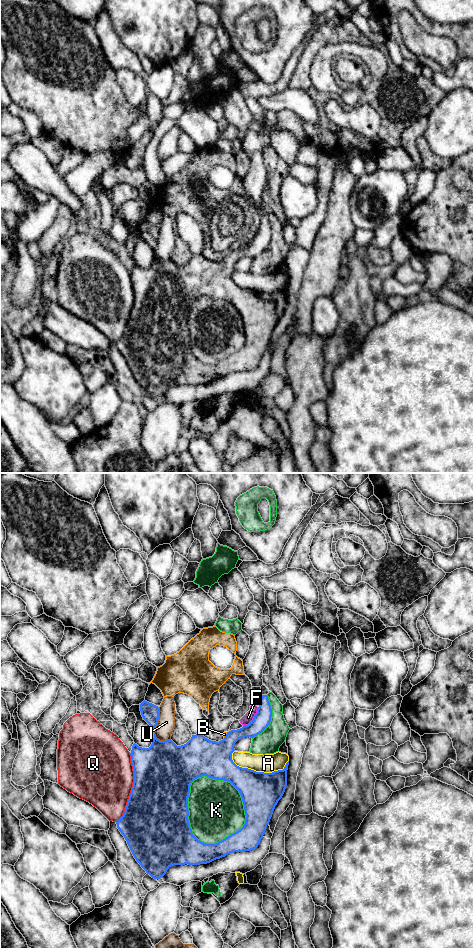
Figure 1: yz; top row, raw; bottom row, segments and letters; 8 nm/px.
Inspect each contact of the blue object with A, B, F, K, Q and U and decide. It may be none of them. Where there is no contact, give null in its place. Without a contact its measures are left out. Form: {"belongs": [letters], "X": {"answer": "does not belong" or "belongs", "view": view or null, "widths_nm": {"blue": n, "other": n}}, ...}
{"belongs": [], "A": {"answer": "does not belong", "view": "yz", "widths_nm": {"blue": 320, "other": 160}}, "B": {"answer": "does not belong", "view": "yz", "widths_nm": {"blue": 300, "other": 30}}, "F": {"answer": "does not belong", "view": "yz", "widths_nm": {"blue": 140, "other": 80}}, "K": {"answer": "does not belong", "view": "yz", "widths_nm": {"blue": 500, "other": 440}}, "Q": {"answer": "does not belong", "view": "yz", "widths_nm": {"blue": 480, "other": 480}}, "U": {"answer": "does not belong", "view": "yz", "widths_nm": {"blue": 140, "other": 140}}}

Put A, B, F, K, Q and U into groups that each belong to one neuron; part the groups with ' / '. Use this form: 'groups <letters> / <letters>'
groups A / B F / K / Q / U

